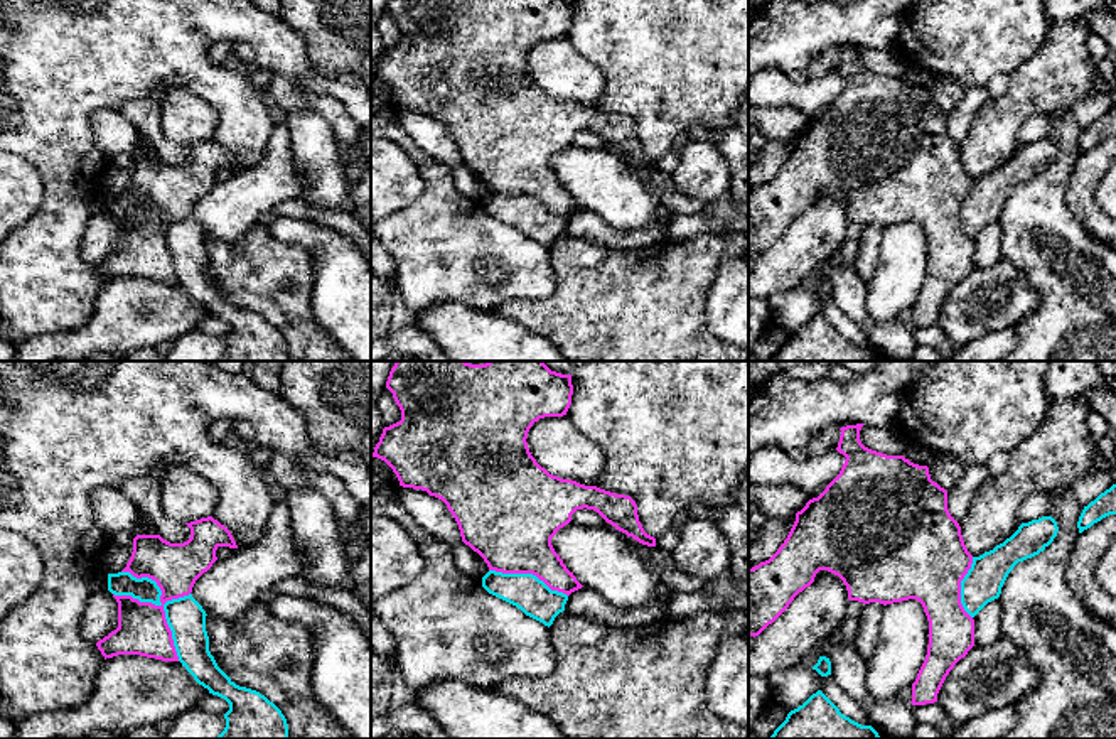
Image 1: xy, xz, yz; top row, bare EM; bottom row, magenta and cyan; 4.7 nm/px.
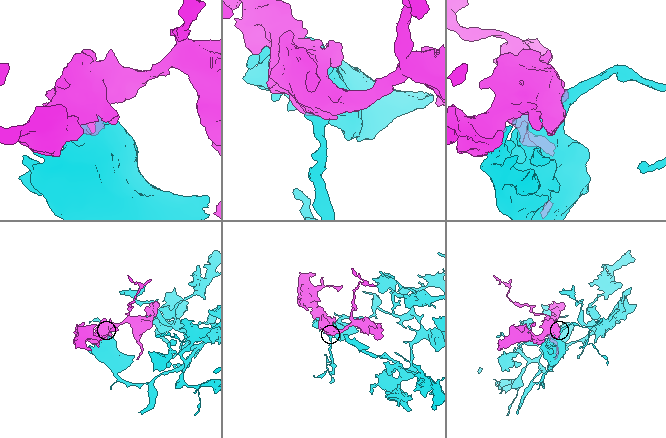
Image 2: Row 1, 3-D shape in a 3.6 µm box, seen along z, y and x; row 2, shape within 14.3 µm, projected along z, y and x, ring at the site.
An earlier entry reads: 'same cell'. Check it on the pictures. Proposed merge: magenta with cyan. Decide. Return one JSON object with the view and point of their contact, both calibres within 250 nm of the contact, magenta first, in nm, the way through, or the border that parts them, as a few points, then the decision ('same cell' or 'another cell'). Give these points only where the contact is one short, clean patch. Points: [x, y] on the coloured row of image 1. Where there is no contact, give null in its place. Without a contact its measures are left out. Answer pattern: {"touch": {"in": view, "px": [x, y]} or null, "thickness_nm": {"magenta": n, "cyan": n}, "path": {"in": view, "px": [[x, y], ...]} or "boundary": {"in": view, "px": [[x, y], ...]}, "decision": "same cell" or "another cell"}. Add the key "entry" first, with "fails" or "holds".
{"entry": "holds", "touch": {"in": "xy", "px": [162, 604]}, "thickness_nm": {"magenta": 240, "cyan": 120}, "decision": "same cell"}

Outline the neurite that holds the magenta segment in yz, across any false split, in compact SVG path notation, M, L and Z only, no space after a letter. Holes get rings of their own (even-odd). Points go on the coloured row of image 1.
M863 425L840 429L836 450L846 457L840 474L796 513L779 550L748 569L748 636L755 638L772 624L819 570L838 575L850 601L887 606L915 599L929 621L929 645L912 683L910 704L934 704L949 672L974 646L973 618L1000 597L1018 562L1038 555L1054 542L1059 526L1052 516L1022 523L1003 543L973 557L947 510L947 491L931 479L929 467L865 447L860 440Z

